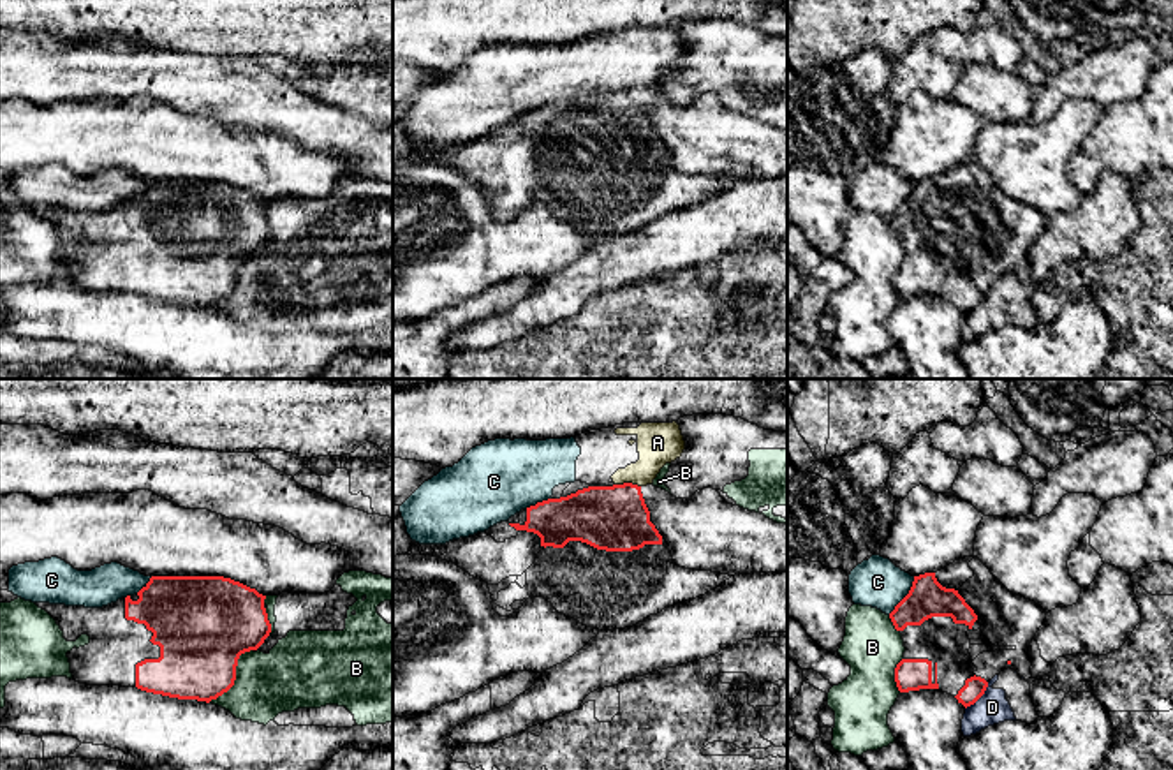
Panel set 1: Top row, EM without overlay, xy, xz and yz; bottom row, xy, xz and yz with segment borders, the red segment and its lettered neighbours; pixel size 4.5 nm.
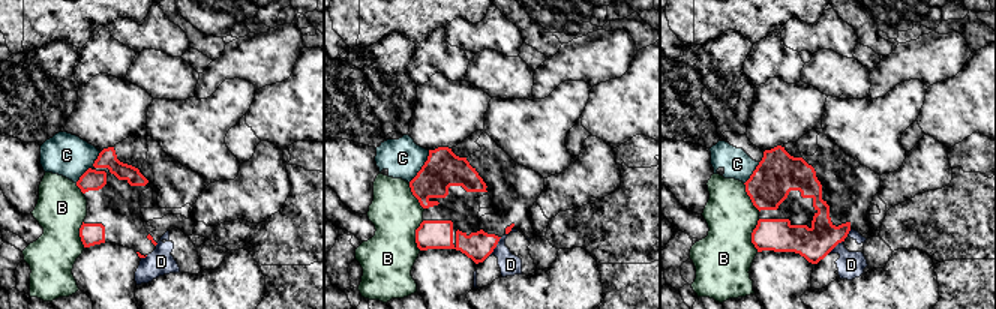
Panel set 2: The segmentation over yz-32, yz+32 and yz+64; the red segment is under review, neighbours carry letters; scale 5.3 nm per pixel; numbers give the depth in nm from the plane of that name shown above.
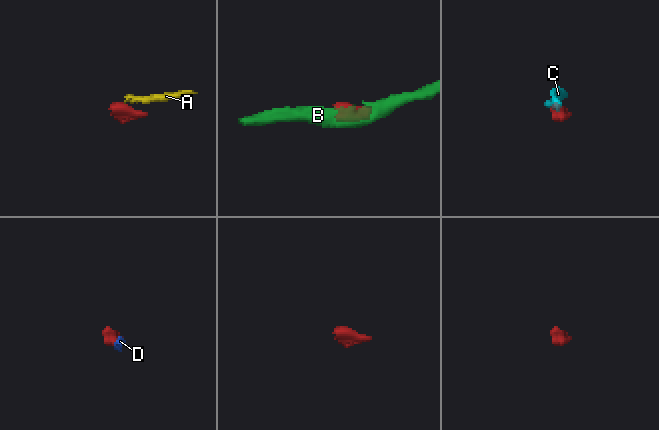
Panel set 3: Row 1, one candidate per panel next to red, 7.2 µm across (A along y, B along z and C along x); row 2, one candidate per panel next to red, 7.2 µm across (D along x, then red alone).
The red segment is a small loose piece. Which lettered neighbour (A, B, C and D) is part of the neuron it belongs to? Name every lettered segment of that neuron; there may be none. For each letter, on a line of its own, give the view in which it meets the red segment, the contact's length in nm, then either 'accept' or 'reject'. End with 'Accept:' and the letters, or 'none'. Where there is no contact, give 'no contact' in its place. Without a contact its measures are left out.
A: xz | 120 nm | reject
B: xy | 320 nm | reject
C: yz | 220 nm | reject
D: yz | 170 nm | reject
Accept: none

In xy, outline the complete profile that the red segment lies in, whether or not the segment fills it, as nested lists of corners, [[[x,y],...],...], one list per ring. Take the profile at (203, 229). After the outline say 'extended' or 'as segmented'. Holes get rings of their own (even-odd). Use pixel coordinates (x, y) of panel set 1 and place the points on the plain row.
[[[151,181],[137,199],[102,213],[35,210],[56,226],[67,247],[90,241],[88,250],[67,257],[76,287],[130,291],[210,308],[234,291],[240,261],[257,255],[269,241],[264,204],[255,194],[224,181]]] | extended

